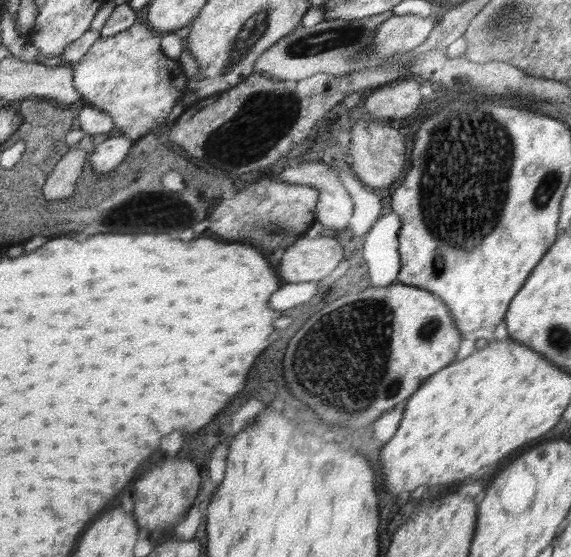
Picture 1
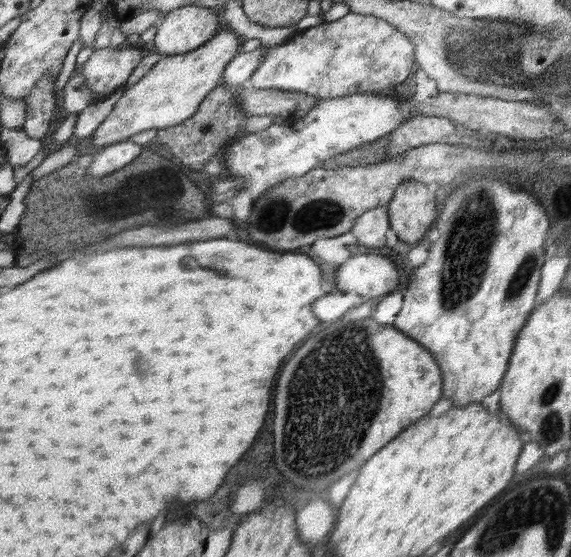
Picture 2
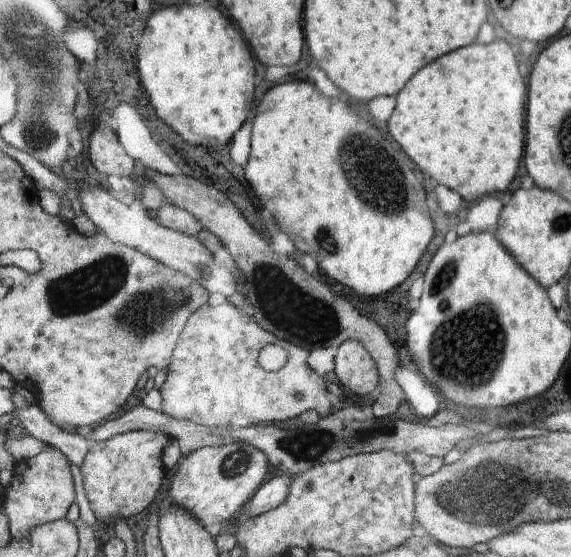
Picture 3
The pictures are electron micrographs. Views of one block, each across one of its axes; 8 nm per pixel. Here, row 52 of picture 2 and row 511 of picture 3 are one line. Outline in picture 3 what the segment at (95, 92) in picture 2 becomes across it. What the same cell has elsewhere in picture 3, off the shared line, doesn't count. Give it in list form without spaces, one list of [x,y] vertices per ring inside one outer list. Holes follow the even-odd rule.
[[[128,431],[92,443],[84,460],[78,463],[84,492],[95,516],[107,525],[126,520],[146,510],[164,480],[163,450],[170,436],[160,431]]]

